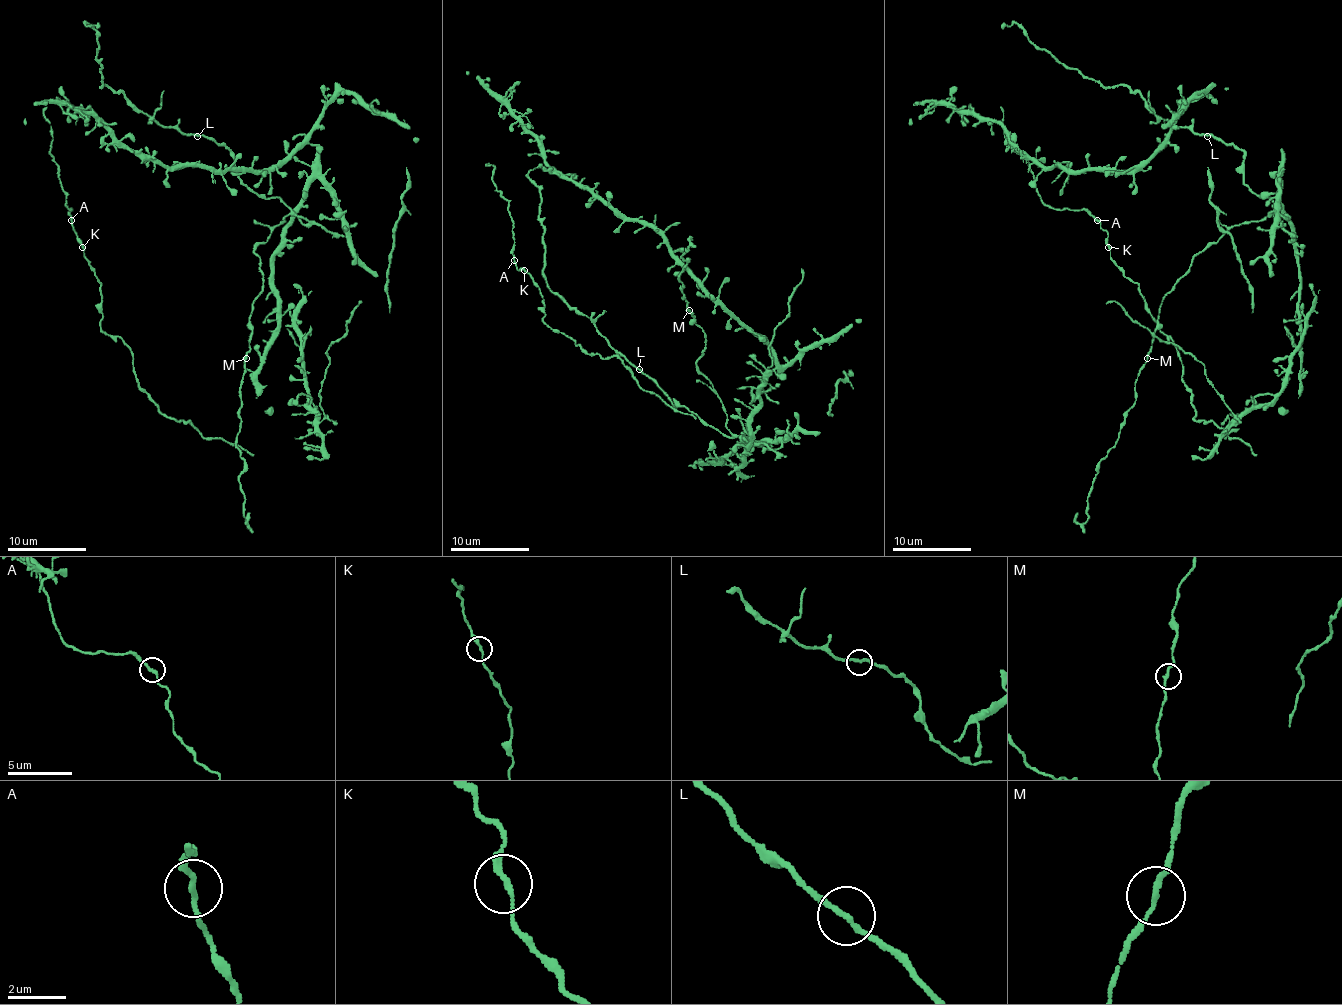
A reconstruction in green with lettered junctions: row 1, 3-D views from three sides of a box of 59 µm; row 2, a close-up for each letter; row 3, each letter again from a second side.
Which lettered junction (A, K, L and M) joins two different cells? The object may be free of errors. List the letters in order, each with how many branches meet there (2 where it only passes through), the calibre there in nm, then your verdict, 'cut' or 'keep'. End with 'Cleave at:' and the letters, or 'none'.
A: branches 2; calibre 180 nm; keep
K: branches 2; calibre 180 nm; keep
L: branches 2; calibre 190 nm; keep
M: branches 2; calibre 180 nm; keep
Cleave at: none

